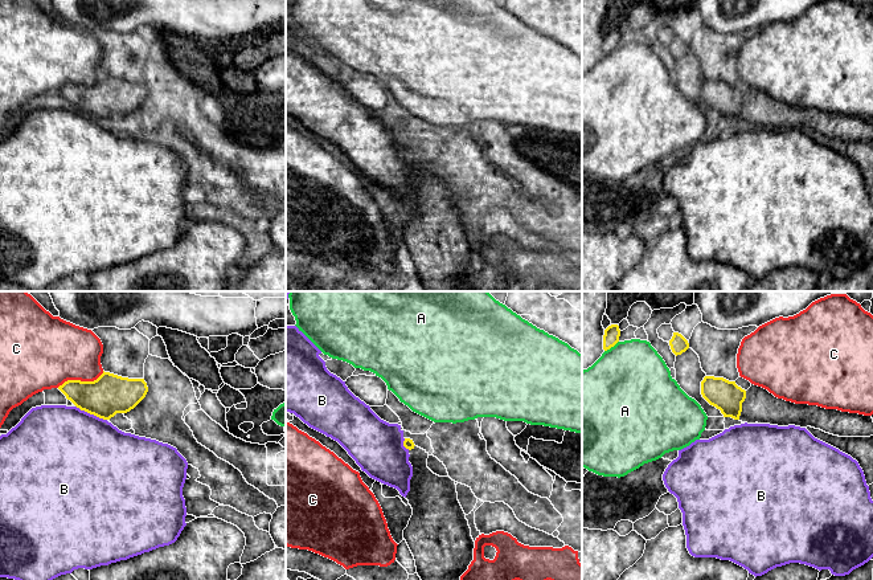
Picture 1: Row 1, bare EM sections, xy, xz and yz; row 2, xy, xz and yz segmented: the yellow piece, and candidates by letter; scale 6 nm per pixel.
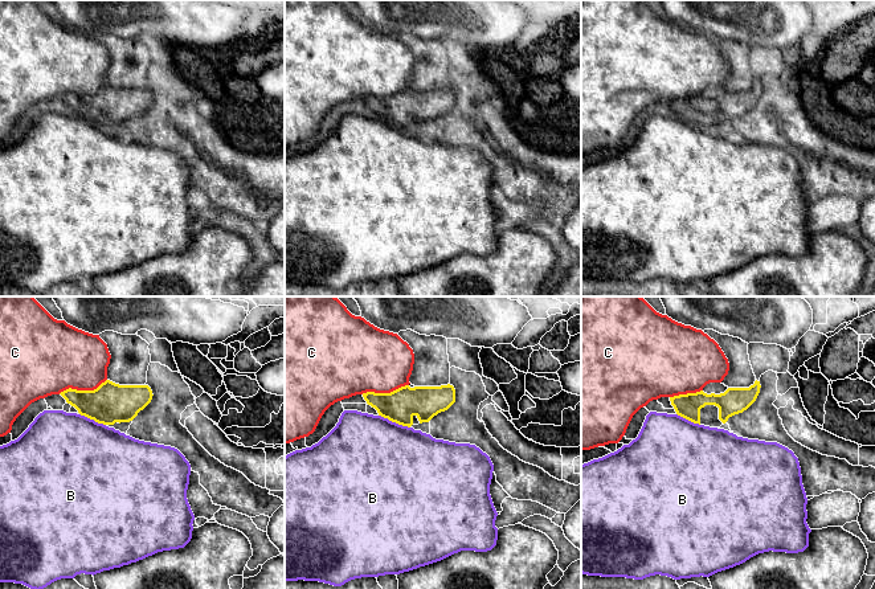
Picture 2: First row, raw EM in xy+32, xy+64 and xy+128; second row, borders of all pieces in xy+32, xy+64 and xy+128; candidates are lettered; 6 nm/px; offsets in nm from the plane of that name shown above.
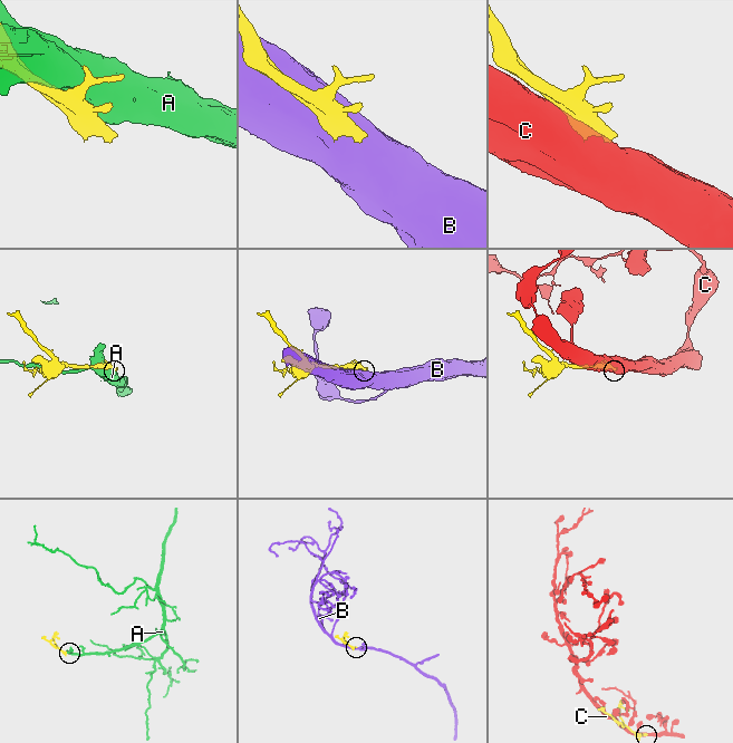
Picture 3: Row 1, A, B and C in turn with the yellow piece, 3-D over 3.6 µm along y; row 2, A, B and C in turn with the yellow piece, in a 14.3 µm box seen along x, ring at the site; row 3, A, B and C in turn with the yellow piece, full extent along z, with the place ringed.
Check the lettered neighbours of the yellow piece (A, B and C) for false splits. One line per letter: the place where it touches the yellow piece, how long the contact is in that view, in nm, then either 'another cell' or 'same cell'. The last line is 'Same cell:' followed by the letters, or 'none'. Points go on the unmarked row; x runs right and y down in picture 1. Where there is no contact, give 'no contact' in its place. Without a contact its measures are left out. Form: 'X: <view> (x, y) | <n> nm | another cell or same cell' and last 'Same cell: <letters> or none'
A: yz (611, 49) | 110 nm | another cell
B: xy (91, 117) | 220 nm | another cell
C: xy (80, 84) | 300 nm | another cell
Same cell: none

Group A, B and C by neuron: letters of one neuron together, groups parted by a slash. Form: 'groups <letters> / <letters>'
groups A / B / C

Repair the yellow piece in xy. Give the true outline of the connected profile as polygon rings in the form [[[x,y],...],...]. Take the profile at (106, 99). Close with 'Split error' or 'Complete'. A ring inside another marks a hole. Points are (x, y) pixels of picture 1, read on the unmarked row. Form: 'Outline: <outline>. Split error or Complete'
Outline: [[[104,75],[94,85],[67,83],[58,93],[77,111],[103,123],[134,113],[147,98],[144,82]]]. Complete

